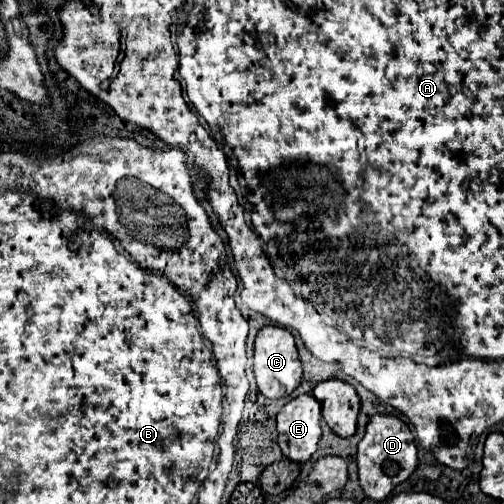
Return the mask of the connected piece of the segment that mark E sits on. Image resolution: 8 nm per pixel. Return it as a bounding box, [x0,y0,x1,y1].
[278,395,322,463]

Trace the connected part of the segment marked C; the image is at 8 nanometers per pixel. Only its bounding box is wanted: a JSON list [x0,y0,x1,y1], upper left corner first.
[254,327,302,399]

